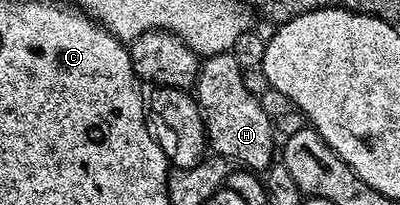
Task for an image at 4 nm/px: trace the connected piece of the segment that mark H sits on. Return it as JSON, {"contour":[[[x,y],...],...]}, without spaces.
{"contour":[[[234,54],[208,55],[202,60],[199,75],[195,78],[193,94],[203,111],[203,124],[207,146],[214,154],[223,155],[235,165],[242,165],[255,173],[271,167],[271,154],[277,151],[277,132],[272,116],[267,116],[259,99],[247,88],[243,71]]]}

